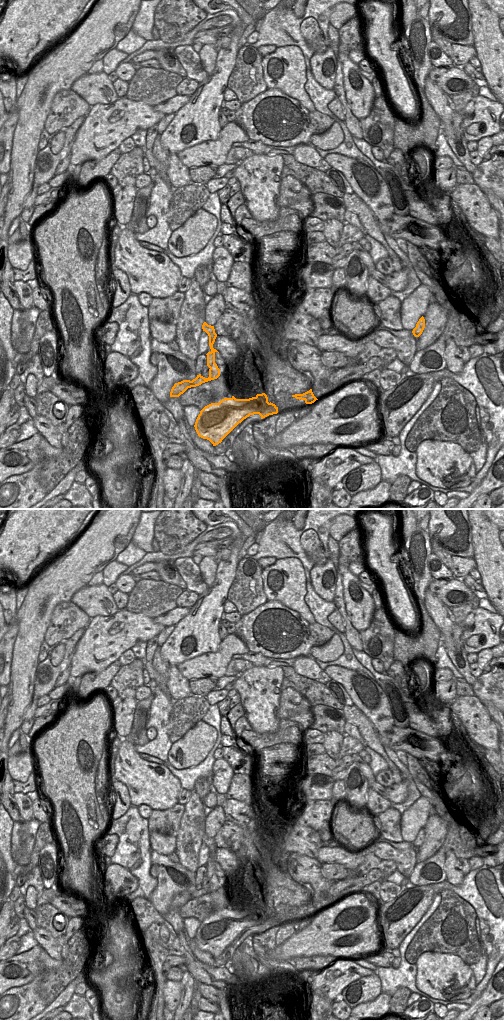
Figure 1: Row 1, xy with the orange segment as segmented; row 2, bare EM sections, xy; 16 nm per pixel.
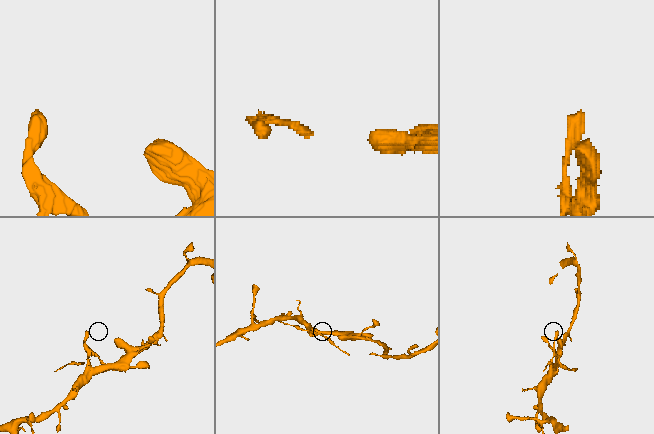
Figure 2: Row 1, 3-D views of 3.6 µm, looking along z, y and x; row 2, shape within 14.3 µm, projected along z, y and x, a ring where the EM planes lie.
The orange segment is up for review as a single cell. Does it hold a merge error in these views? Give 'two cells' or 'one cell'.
two cells

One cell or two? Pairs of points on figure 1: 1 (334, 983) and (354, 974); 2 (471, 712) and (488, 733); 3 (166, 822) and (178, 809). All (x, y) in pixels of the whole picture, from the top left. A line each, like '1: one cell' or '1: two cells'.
1: one cell
2: one cell
3: one cell

